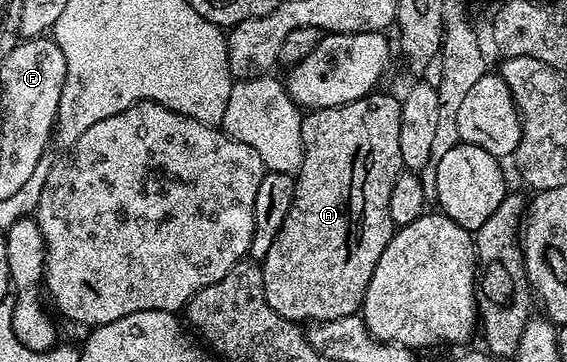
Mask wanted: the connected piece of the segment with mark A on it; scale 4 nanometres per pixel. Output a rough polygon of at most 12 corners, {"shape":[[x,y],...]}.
{"shape":[[401,101],[304,113],[259,262],[271,310],[360,309],[391,242]]}

